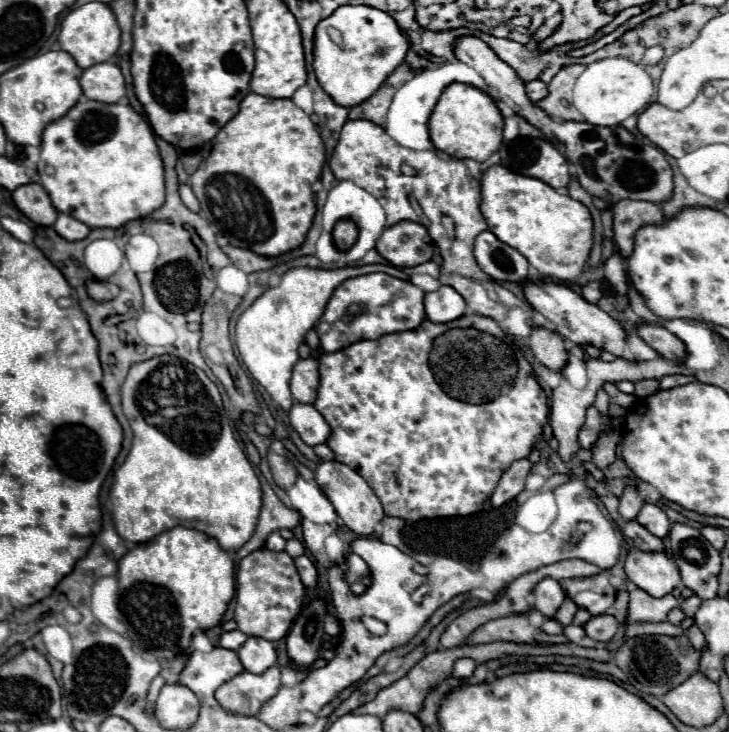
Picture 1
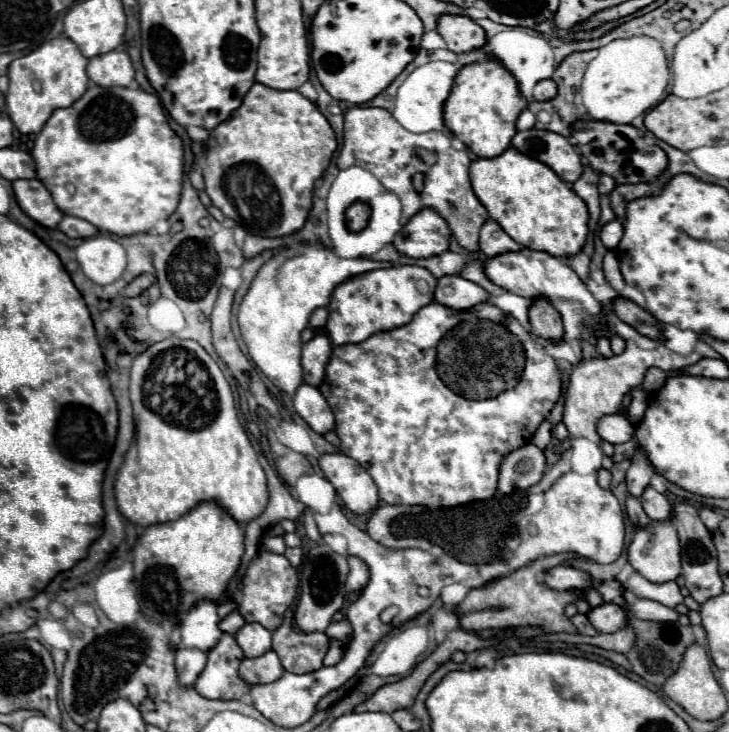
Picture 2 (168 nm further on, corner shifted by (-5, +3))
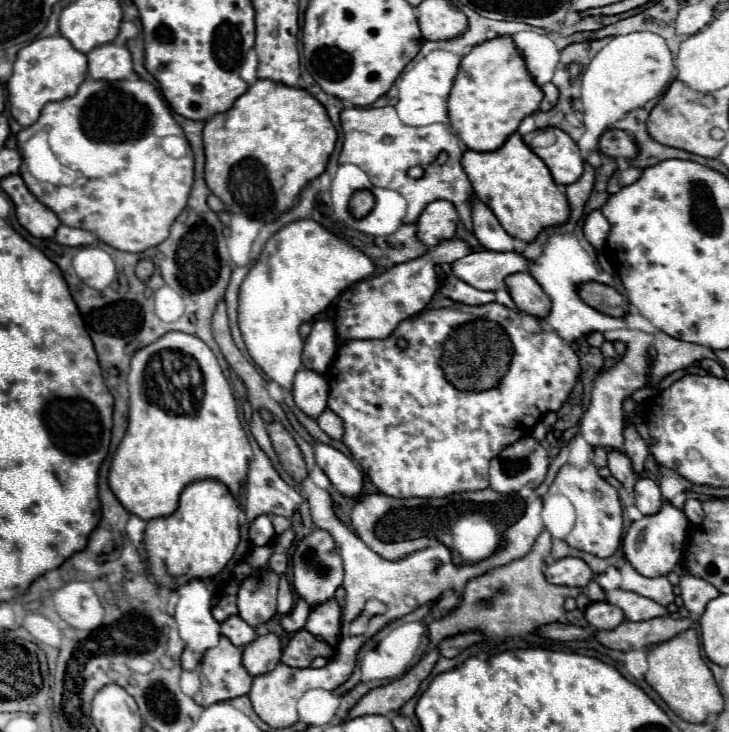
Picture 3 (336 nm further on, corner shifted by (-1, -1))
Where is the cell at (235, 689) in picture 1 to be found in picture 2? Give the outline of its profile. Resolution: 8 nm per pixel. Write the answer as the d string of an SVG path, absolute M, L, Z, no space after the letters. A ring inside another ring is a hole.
M269 649L265 655L259 657L245 657L241 661L239 669L241 679L245 679L249 685L259 685L259 683L271 683L277 681L283 675L281 661L273 649Z

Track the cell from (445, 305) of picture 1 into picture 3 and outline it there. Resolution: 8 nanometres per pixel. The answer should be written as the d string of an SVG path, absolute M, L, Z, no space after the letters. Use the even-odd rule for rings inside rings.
M449 275L443 281L441 295L449 297L449 299L453 299L457 303L463 303L463 305L485 305L485 303L495 301L495 293L493 291L479 291L479 289L467 285L465 281L457 279L455 275Z

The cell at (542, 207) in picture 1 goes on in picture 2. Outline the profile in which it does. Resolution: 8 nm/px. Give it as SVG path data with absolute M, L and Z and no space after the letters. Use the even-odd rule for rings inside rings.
M515 147L491 159L475 159L469 167L473 191L509 237L519 245L547 251L553 257L569 257L581 251L587 239L587 207L583 199L567 187L557 173L537 159L521 155Z

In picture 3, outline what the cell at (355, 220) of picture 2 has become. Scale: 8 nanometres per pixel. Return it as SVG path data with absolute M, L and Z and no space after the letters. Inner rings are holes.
M357 191L353 197L351 197L351 203L349 203L349 211L355 219L363 219L369 215L369 211L373 209L375 205L375 199L371 195L371 191Z

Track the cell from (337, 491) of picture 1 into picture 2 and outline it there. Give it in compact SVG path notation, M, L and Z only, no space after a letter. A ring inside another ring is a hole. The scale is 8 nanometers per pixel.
M323 453L319 467L351 511L369 513L379 505L379 493L371 475L355 459L343 453Z

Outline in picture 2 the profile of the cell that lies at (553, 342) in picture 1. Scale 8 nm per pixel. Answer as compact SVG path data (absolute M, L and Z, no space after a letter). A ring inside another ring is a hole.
M533 299L529 307L531 333L545 339L561 339L563 323L559 311L547 299Z

